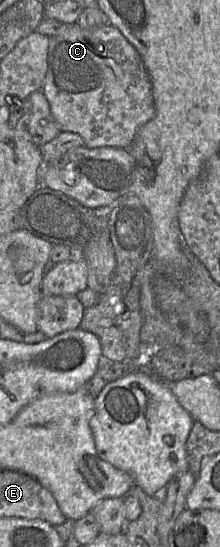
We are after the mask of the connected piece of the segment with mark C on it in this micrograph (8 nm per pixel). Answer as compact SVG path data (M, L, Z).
M63 23L60 31L49 37L47 71L40 90L50 104L60 131L79 134L87 148L127 148L138 130L155 114L152 84L141 56L124 35L110 24L82 28L77 23Z

